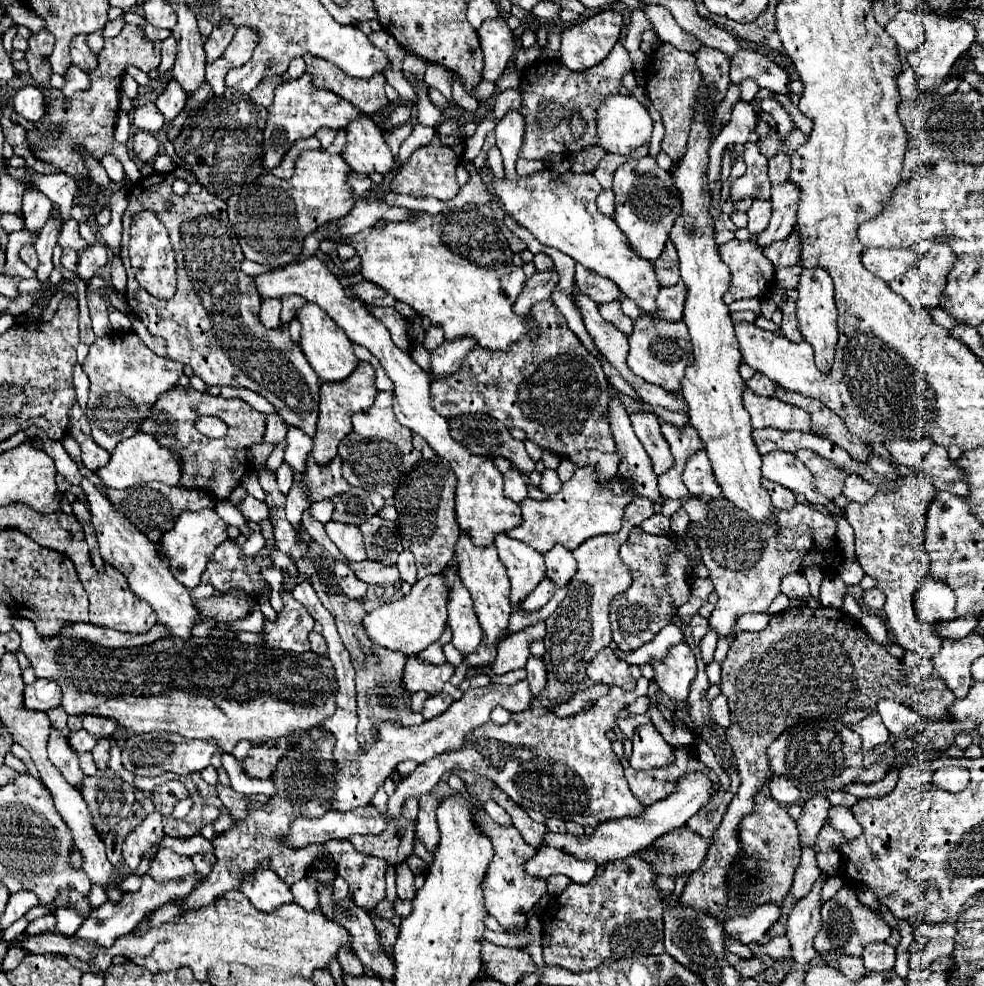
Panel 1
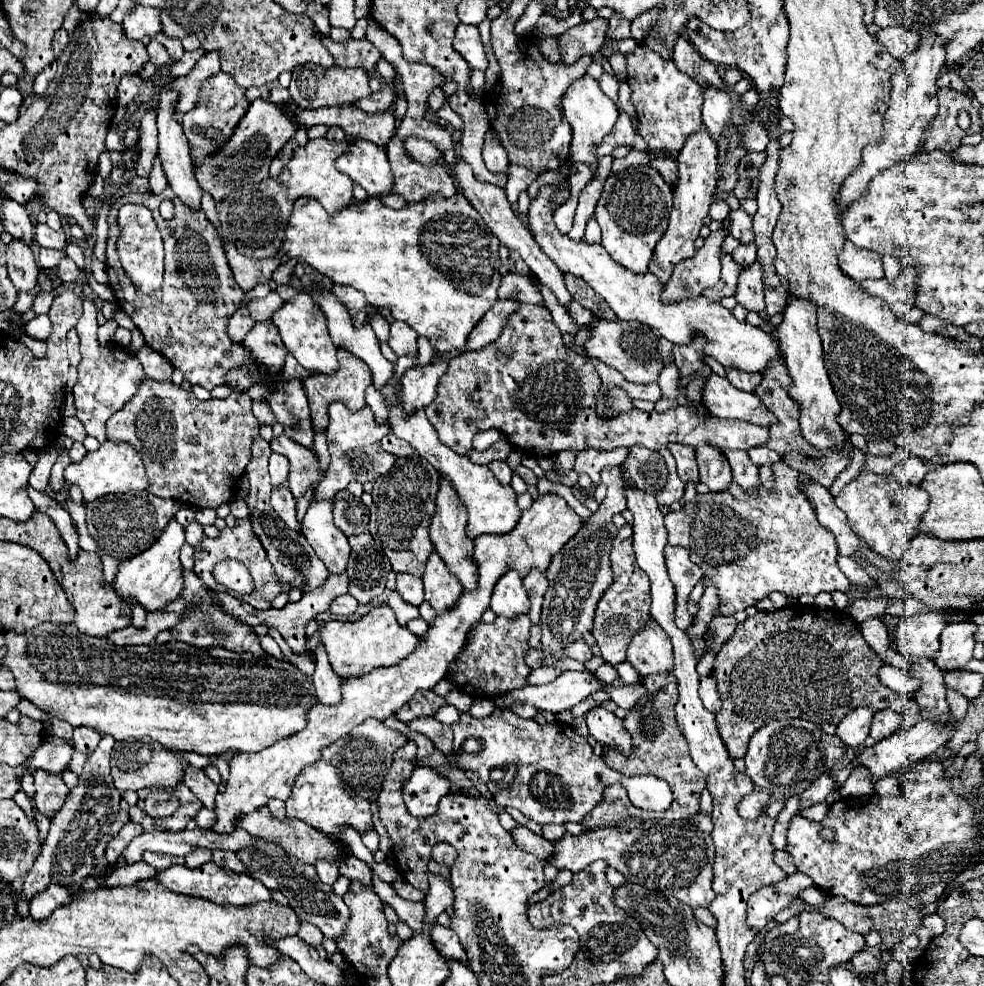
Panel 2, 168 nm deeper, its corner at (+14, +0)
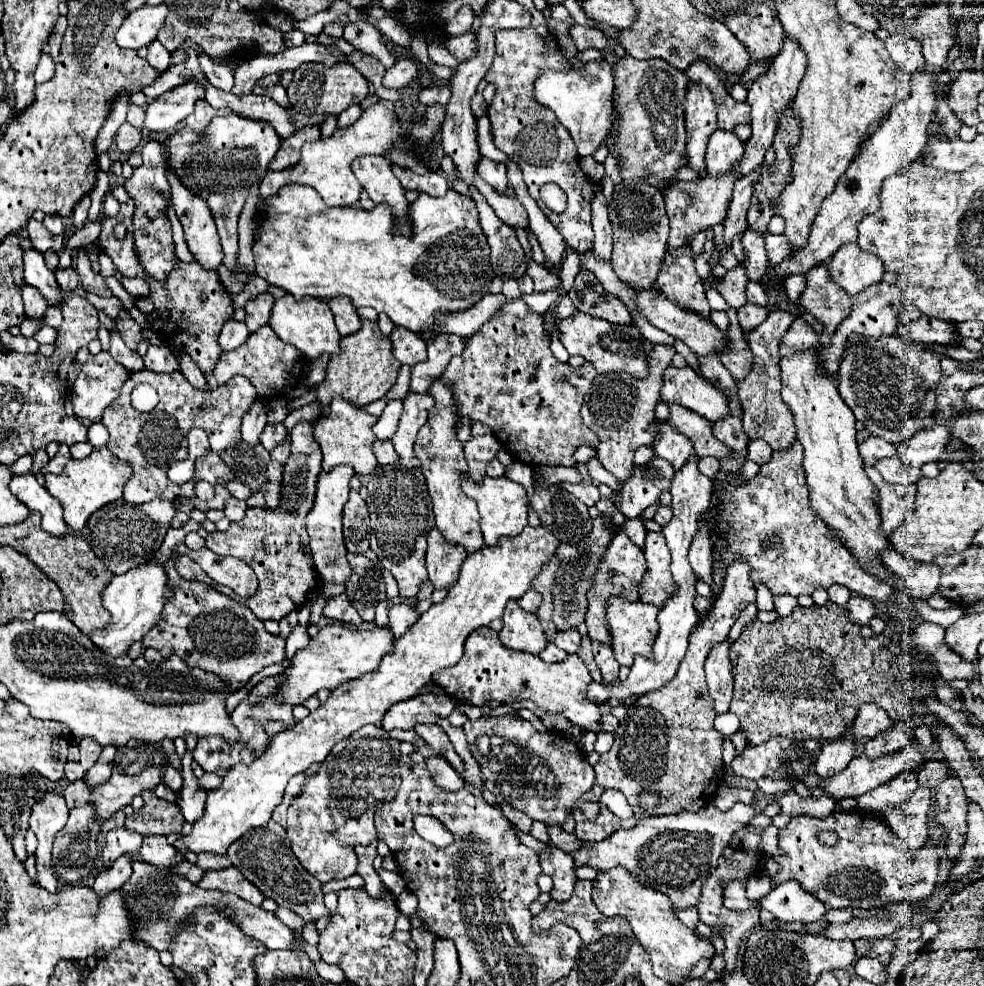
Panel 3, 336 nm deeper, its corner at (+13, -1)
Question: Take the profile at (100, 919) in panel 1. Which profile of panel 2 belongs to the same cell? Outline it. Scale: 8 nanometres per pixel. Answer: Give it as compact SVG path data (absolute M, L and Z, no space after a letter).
M213 861L211 863L205 863L197 869L189 869L185 865L173 865L165 871L161 871L157 875L157 881L161 885L165 885L167 889L175 891L175 893L183 893L183 895L193 895L193 897L205 897L205 899L211 899L219 905L237 905L237 907L243 907L243 905L253 905L253 903L259 903L259 901L269 901L271 899L271 891L257 879L245 875L245 873L233 873L231 869L225 869L225 867L217 867Z

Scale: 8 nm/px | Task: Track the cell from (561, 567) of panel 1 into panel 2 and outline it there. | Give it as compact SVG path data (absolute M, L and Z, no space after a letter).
M533 569L525 579L523 579L523 587L529 595L529 601L531 601L531 621L533 623L539 623L539 615L541 615L541 603L543 603L543 593L547 589L547 579L545 579L545 573Z

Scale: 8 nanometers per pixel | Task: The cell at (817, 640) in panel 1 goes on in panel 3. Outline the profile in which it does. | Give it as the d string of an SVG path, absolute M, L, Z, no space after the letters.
M826 602L824 606L802 608L798 606L790 616L776 618L772 624L764 624L760 620L750 622L742 636L730 646L730 662L732 662L732 676L734 676L734 696L730 702L730 712L740 720L740 734L746 738L748 744L764 742L776 734L782 736L802 736L820 738L820 740L836 740L840 738L848 726L854 722L860 704L872 702L878 704L888 712L892 720L910 720L906 716L906 690L896 674L884 672L906 672L906 666L900 666L896 658L904 654L904 650L890 640L888 636L872 636L862 638L860 626L854 624L846 608Z

